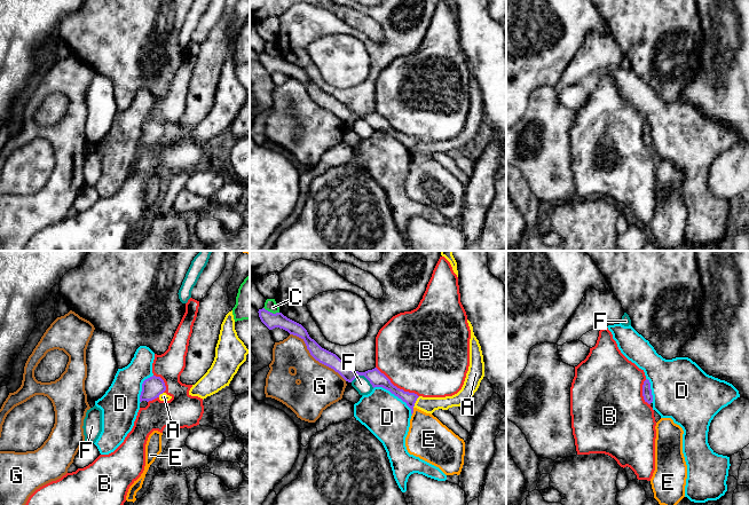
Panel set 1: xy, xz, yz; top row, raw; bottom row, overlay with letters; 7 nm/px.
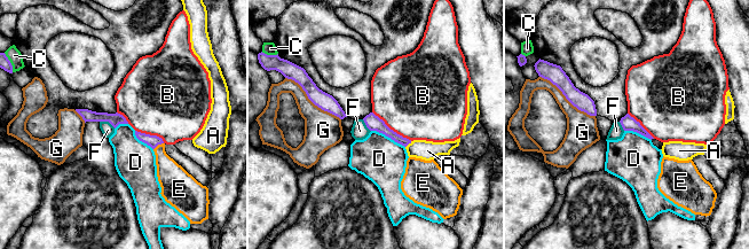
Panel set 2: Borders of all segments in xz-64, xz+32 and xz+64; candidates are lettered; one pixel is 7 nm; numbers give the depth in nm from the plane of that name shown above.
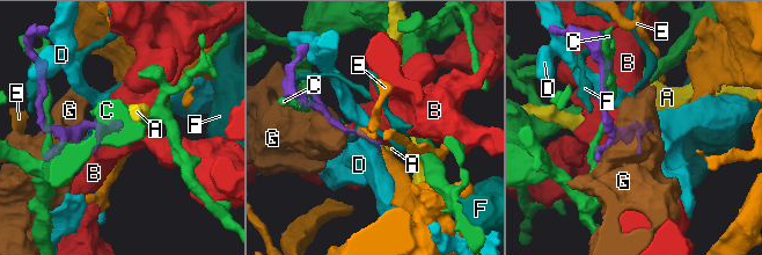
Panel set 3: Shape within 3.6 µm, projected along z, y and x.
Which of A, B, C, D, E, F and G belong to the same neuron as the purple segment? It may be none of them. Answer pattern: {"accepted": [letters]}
{"accepted": ["E"]}

